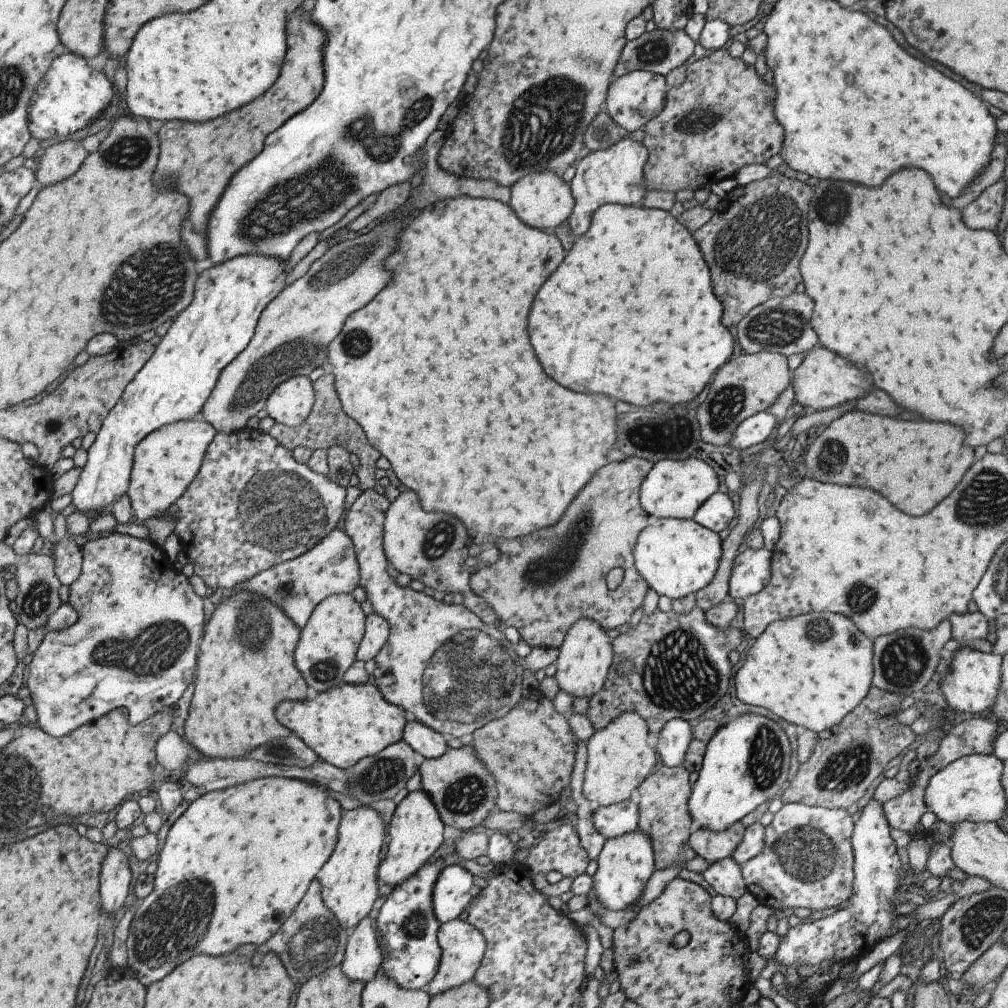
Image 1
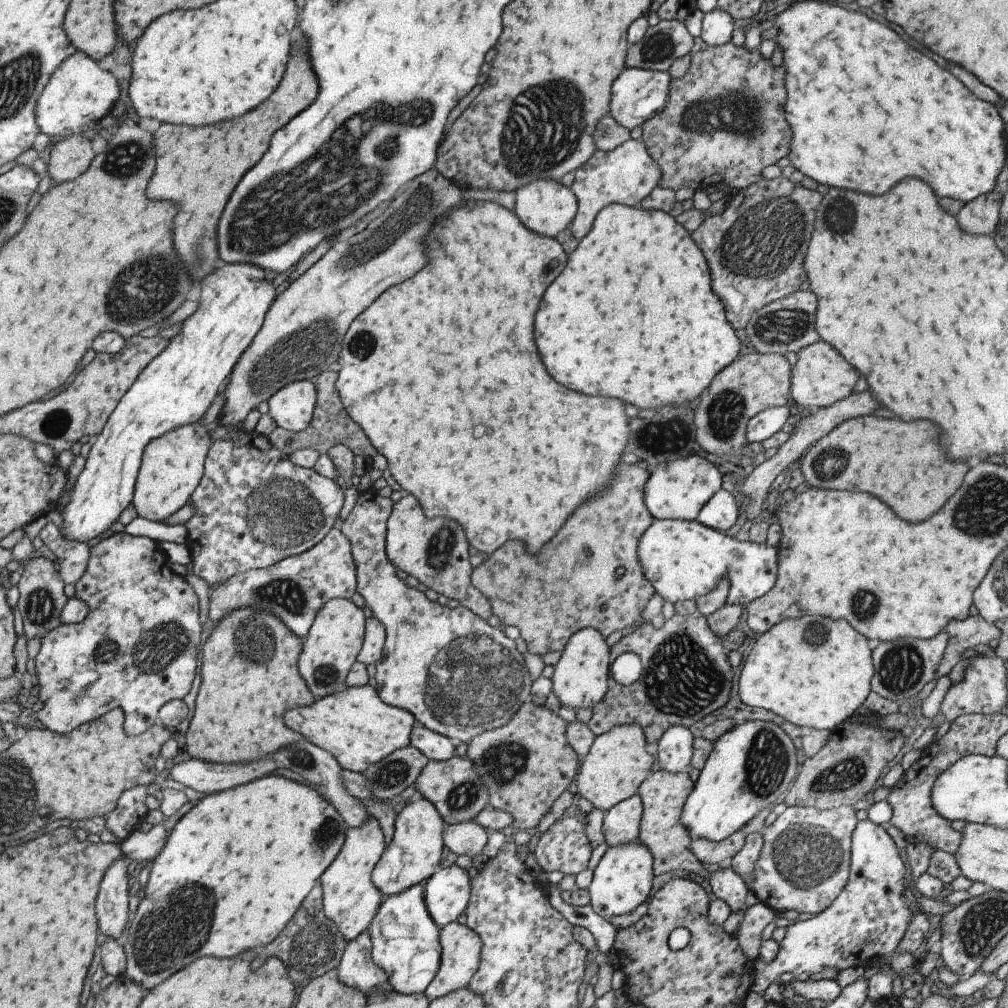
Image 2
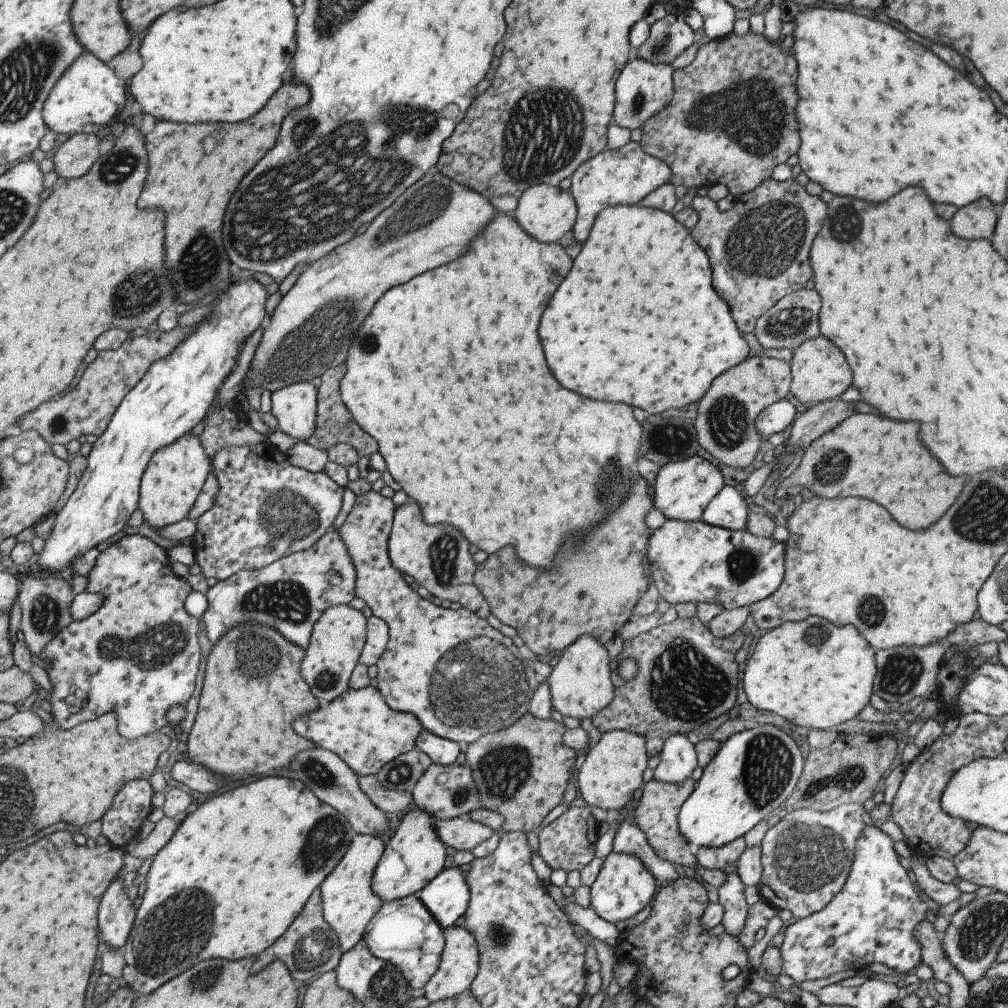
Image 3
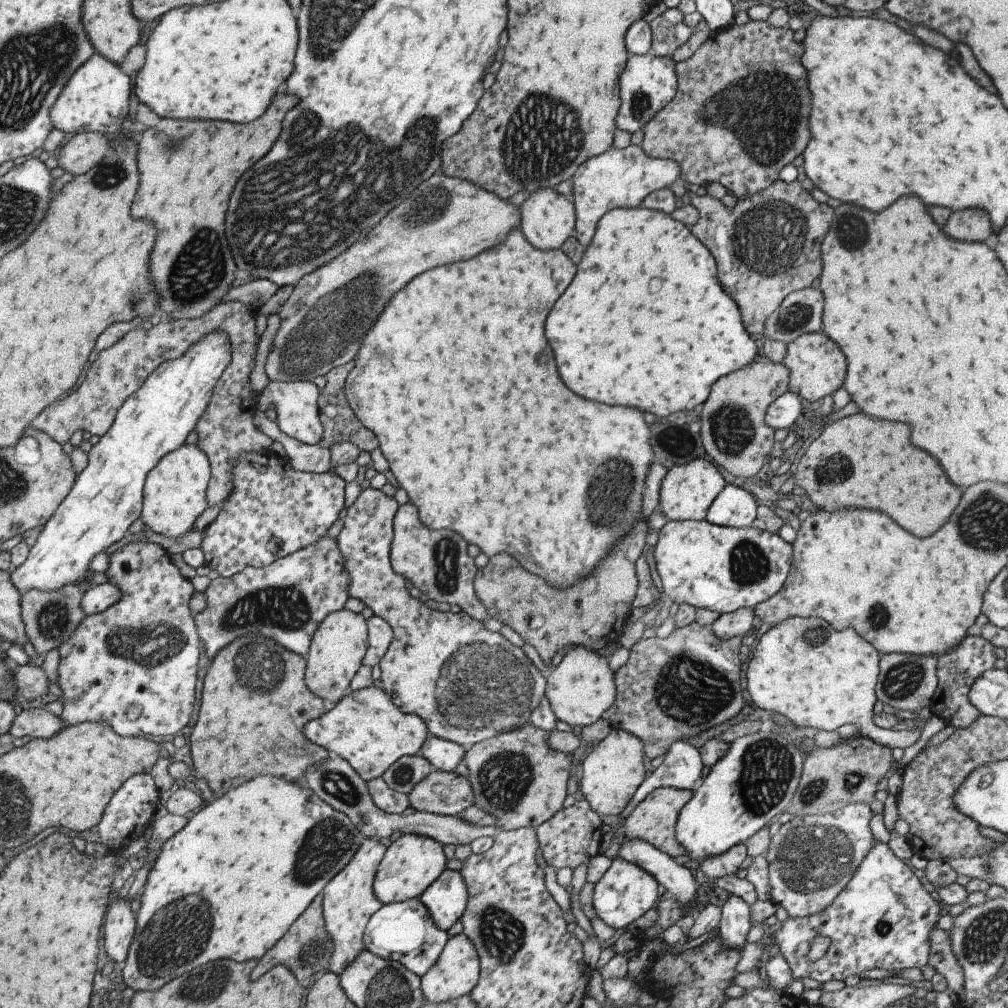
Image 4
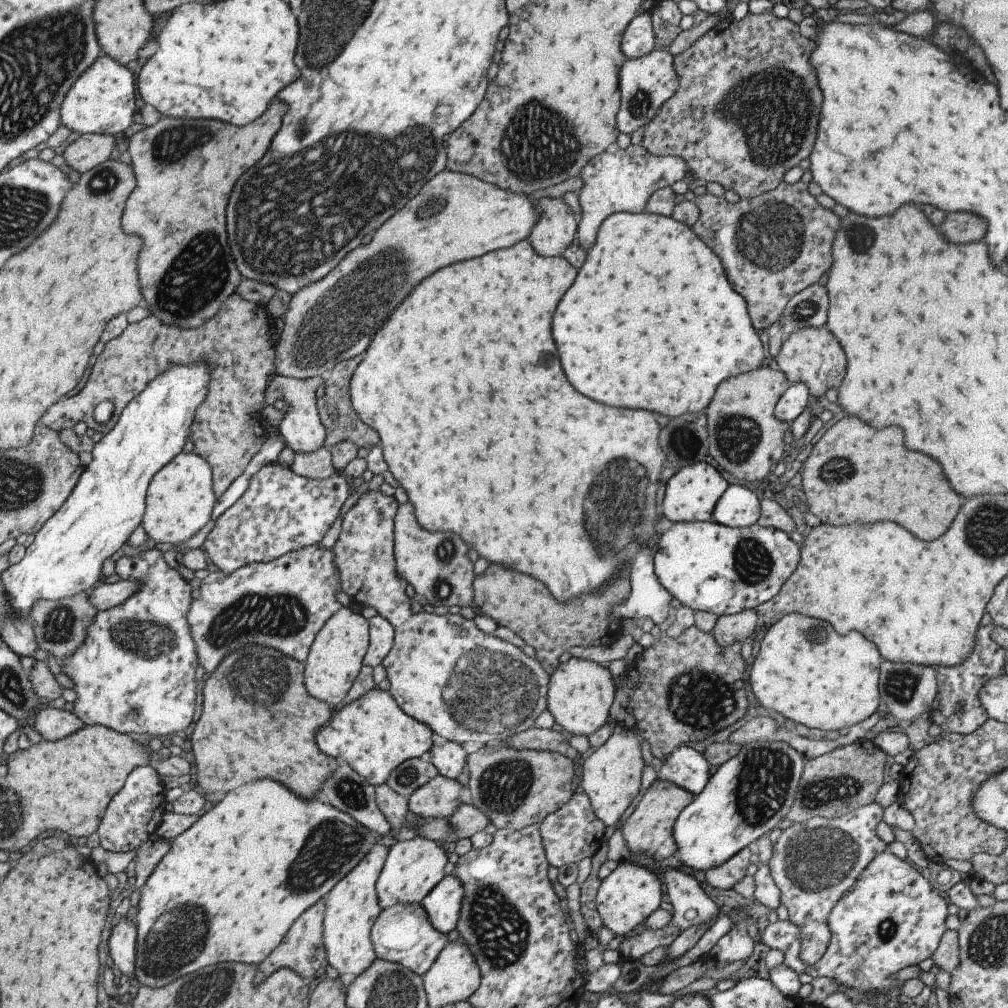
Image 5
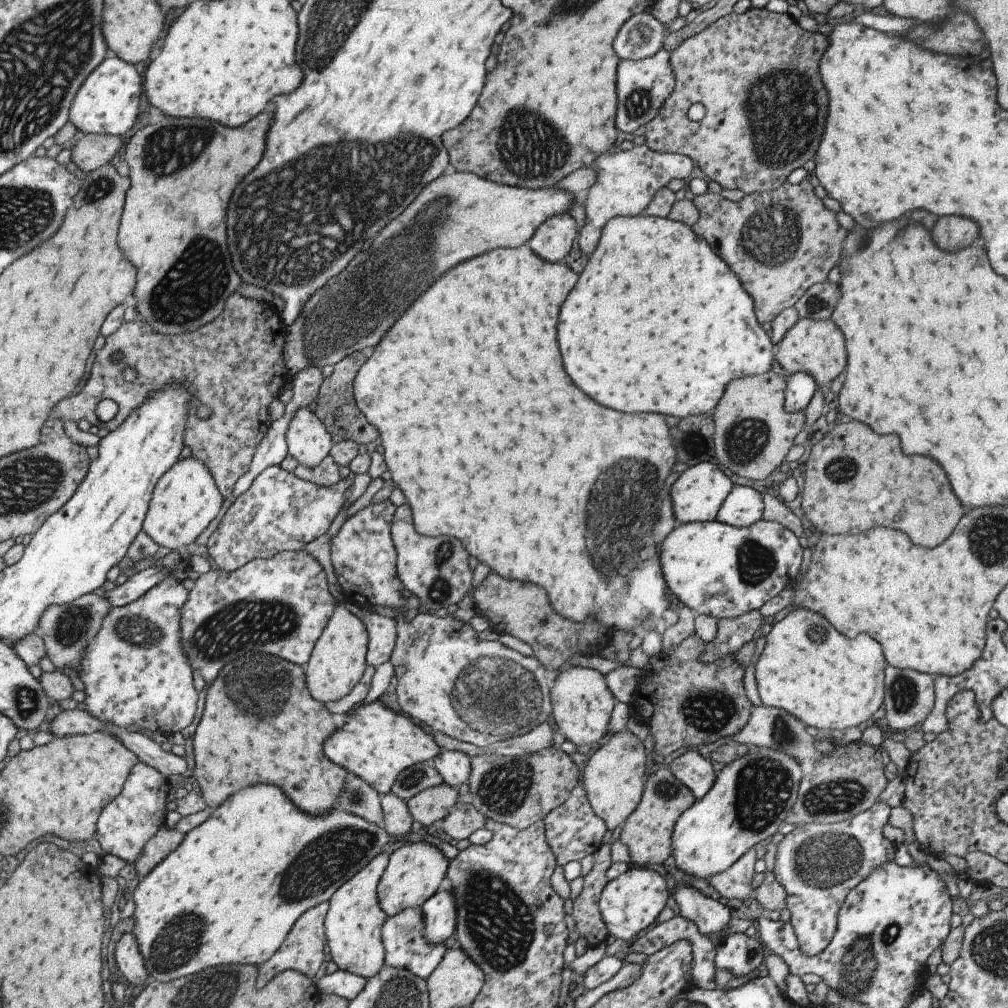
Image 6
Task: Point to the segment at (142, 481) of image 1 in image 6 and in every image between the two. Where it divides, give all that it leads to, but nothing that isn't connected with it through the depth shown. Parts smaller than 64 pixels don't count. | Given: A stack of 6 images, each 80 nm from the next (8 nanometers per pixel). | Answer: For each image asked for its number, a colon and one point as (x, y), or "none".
2: (173, 465)
3: (175, 476)
4: (176, 490)
5: (180, 498)
6: (186, 499)

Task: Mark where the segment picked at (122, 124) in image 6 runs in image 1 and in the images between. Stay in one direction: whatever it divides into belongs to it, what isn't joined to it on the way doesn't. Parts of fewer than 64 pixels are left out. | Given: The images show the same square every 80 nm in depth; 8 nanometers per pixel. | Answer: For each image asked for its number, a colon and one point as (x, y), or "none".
1: (74, 94)
2: (80, 95)
3: (90, 92)
4: (97, 98)
5: (102, 100)

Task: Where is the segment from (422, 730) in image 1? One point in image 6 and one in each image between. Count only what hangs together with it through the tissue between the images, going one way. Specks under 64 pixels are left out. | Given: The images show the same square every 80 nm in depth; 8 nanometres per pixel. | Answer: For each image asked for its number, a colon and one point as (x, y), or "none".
2: (434, 746)
3: (441, 751)
4: (443, 755)
5: (448, 758)
6: (453, 766)

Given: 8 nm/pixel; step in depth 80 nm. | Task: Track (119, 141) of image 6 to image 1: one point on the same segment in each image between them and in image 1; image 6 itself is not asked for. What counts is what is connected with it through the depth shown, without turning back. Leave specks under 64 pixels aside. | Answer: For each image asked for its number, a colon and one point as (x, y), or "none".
1: (60, 160)
2: (69, 158)
3: (74, 157)
4: (84, 151)
5: (88, 151)

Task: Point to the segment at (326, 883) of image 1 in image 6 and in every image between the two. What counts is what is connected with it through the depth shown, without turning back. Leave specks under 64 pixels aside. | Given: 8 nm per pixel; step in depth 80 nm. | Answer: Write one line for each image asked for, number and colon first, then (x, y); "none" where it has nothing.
2: (349, 898)
3: (348, 903)
4: (348, 901)
5: (351, 904)
6: (352, 923)

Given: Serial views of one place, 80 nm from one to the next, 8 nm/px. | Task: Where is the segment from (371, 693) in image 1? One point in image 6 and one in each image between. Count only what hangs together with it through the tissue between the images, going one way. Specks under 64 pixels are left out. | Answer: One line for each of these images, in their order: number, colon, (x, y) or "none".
2: (353, 725)
3: (357, 726)
4: (364, 728)
5: (371, 734)
6: (375, 742)

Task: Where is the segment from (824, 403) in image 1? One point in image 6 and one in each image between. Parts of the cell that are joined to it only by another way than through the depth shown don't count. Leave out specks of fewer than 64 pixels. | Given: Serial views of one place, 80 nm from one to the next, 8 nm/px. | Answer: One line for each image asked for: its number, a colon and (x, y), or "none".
2: (821, 376)
3: (818, 371)
4: (817, 368)
5: (812, 356)
6: (814, 347)

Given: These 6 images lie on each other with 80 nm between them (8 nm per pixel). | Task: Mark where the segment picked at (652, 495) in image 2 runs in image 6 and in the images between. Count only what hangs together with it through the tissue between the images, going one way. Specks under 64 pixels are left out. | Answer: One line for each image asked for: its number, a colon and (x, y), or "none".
3: (681, 490)
4: (685, 492)
5: (690, 494)
6: (696, 495)

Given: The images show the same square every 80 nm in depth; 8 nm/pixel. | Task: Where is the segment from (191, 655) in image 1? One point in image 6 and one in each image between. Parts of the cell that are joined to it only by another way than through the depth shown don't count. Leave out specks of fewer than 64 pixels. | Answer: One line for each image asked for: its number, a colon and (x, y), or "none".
2: (137, 649)
3: (137, 655)
4: (134, 665)
5: (134, 673)
6: (135, 673)

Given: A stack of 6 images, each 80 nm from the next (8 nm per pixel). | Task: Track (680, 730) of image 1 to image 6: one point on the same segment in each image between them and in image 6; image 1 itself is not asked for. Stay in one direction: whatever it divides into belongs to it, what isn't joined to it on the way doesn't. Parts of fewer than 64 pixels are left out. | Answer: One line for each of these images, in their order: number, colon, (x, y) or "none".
2: (674, 747)
3: (677, 758)
4: (680, 767)
5: (686, 768)
6: (696, 773)

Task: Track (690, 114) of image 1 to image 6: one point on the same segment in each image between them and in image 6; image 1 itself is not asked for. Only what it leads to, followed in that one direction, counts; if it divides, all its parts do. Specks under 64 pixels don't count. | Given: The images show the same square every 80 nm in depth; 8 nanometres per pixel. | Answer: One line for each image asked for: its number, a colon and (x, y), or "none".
2: (722, 123)
3: (730, 121)
4: (739, 114)
5: (751, 78)
6: (759, 124)

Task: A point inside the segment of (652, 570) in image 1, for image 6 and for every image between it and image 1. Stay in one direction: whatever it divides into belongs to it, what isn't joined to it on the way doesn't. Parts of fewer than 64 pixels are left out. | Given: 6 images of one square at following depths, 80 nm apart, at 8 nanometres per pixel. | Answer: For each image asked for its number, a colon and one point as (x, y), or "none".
2: (681, 560)
3: (689, 561)
4: (719, 568)
5: (705, 566)
6: (715, 569)

